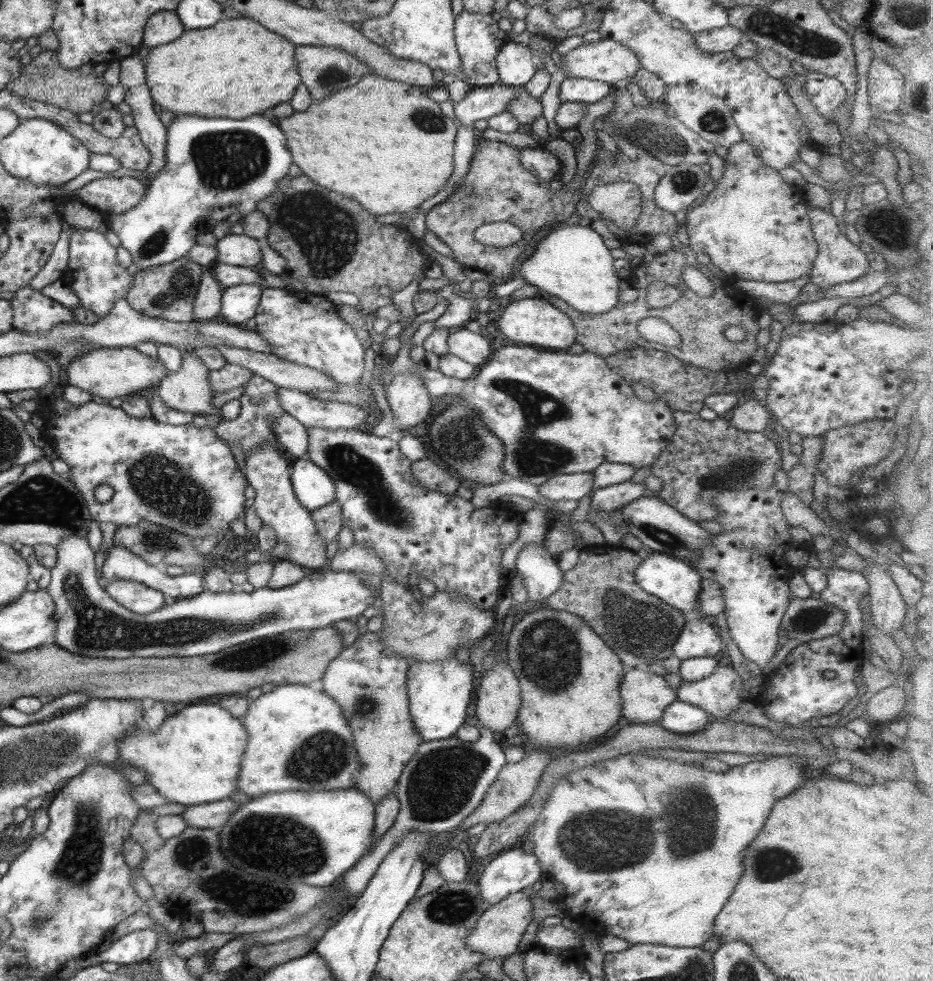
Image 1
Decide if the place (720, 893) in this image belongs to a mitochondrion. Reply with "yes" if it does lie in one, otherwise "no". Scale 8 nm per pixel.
no

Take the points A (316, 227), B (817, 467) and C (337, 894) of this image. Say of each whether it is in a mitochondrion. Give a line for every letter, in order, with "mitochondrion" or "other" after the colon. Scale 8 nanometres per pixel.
A: mitochondrion
B: other
C: other

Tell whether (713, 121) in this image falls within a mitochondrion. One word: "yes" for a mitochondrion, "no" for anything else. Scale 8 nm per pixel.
yes

